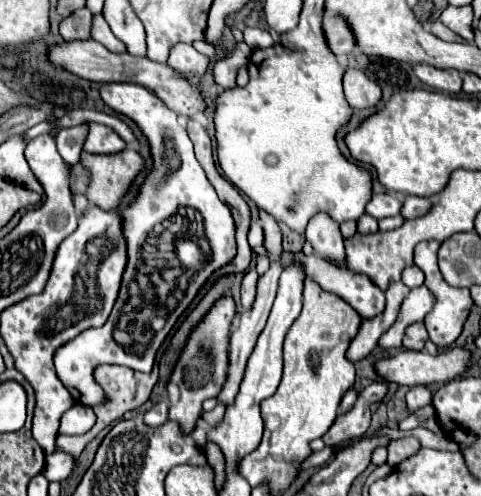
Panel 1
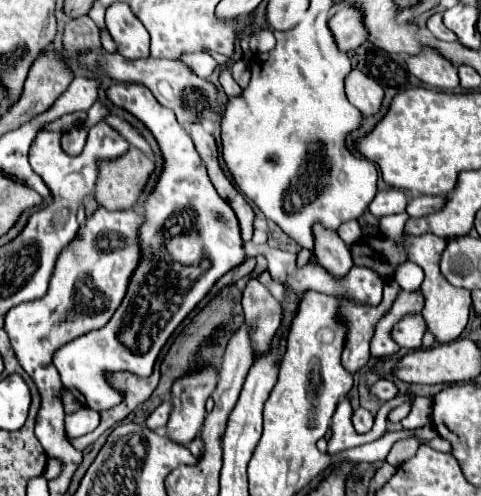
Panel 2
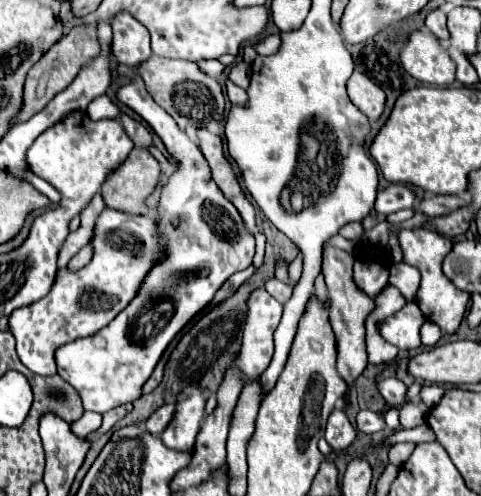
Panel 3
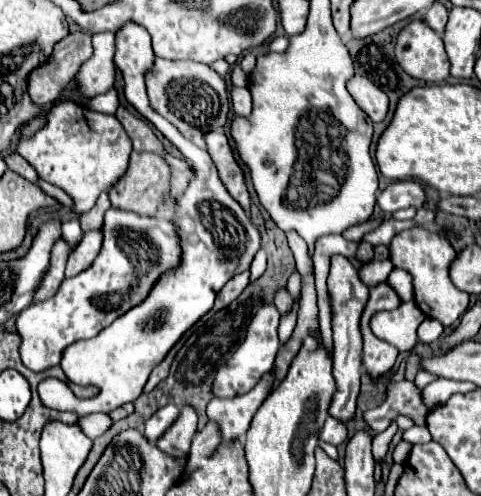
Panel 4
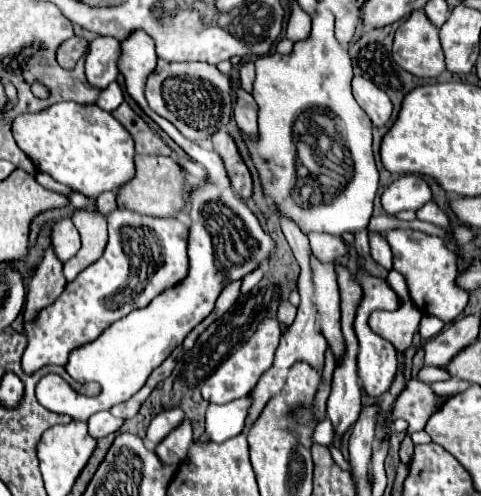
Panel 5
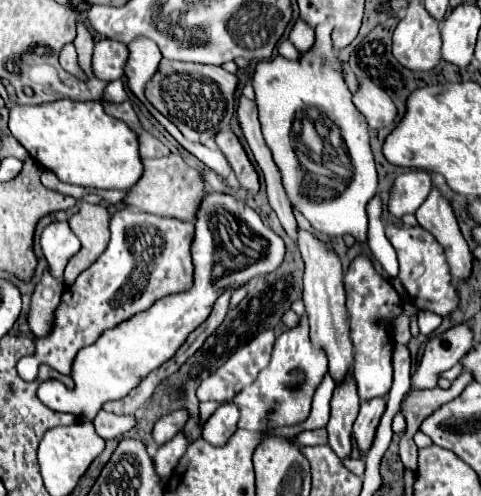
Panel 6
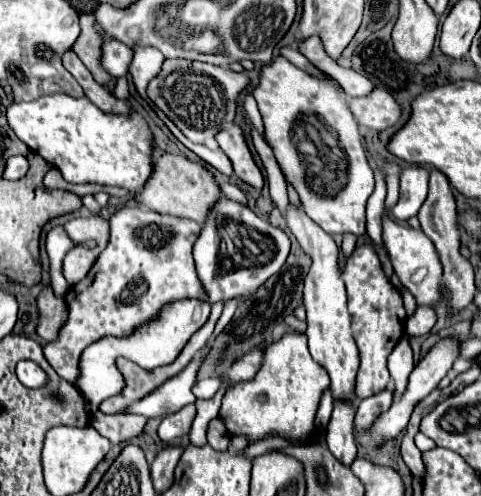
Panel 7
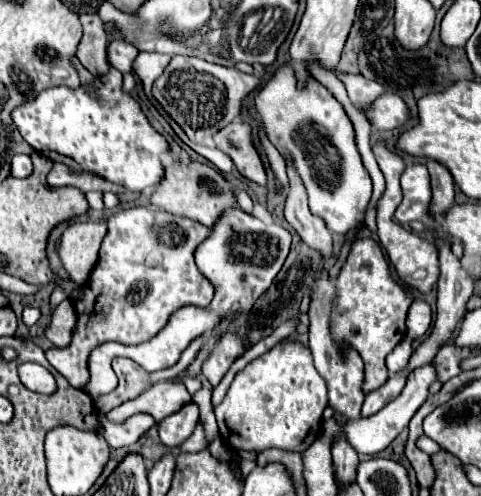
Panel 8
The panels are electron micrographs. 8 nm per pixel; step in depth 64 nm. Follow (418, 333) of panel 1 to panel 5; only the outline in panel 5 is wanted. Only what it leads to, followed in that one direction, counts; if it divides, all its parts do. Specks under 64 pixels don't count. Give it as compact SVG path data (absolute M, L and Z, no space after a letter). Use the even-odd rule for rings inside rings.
M408 300L402 302L398 310L374 312L370 316L370 328L378 336L392 342L394 348L398 348L398 352L404 352L406 348L412 346L420 320L422 320L422 312L416 308L416 304Z

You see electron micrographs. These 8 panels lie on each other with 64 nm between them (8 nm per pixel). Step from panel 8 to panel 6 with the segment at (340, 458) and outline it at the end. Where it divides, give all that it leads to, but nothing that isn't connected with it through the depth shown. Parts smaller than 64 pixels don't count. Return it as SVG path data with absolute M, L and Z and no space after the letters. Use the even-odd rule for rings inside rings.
M348 376L348 384L340 384L340 388L334 388L334 396L330 400L330 422L326 426L328 430L328 444L332 450L346 458L352 450L352 424L358 416L360 398L358 388L352 376Z

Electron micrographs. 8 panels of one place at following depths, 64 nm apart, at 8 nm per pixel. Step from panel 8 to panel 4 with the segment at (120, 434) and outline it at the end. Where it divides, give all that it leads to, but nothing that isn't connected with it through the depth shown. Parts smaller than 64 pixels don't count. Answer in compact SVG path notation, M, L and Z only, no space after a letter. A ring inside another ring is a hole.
M88 414L88 416L82 416L78 424L88 438L98 438L112 426L112 420L108 418L108 414Z

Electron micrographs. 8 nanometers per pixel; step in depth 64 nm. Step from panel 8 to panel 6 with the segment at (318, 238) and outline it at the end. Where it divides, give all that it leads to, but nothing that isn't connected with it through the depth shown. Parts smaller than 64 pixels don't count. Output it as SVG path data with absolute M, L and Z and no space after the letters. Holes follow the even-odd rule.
M300 230L298 246L306 264L304 272L304 304L310 322L310 338L314 344L322 346L328 354L328 370L336 382L344 378L344 374L354 364L354 348L350 342L348 328L348 312L346 312L346 290L344 290L344 272L340 260L332 248L326 248L310 232Z

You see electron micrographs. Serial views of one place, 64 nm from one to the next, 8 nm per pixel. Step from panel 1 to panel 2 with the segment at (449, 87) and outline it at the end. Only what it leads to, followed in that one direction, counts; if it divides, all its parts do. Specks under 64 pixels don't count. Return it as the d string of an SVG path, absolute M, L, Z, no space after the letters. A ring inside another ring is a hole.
M424 48L424 52L418 56L410 56L408 70L424 84L438 90L454 90L460 86L458 68L430 48Z

